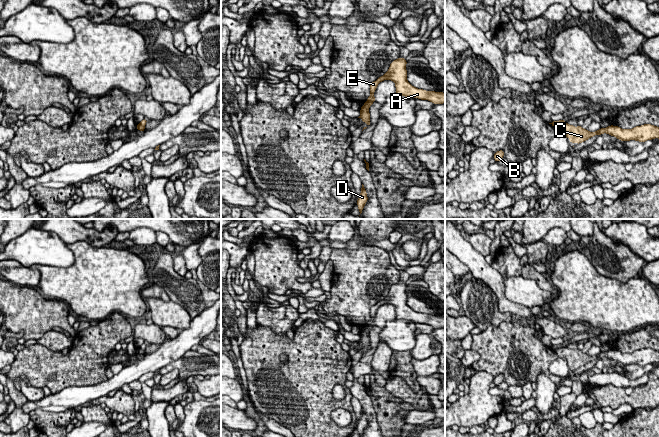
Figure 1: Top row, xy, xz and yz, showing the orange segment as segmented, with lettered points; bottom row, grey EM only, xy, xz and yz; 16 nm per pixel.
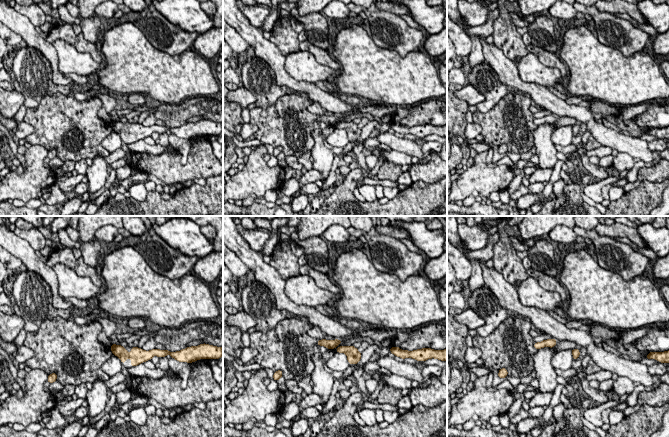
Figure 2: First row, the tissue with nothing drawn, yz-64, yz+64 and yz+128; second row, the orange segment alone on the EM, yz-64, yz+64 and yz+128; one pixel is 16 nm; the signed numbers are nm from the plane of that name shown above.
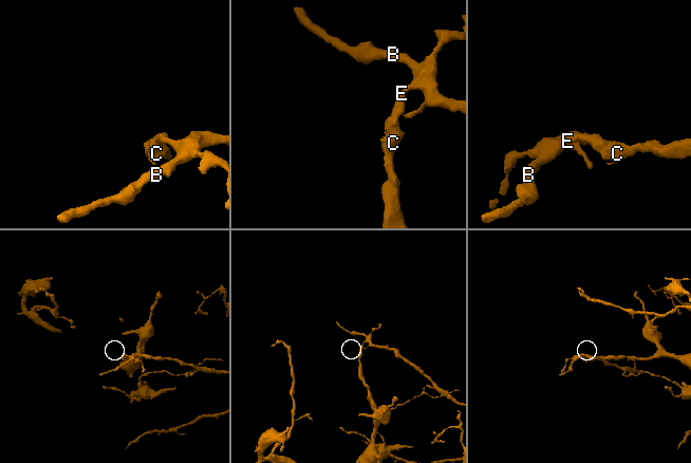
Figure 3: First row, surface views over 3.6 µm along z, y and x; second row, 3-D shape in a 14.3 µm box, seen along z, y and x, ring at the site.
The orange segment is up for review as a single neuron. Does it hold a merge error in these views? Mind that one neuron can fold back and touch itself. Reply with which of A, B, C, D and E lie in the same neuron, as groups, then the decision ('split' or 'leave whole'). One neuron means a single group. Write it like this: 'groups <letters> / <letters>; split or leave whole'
groups A B E / C D; split

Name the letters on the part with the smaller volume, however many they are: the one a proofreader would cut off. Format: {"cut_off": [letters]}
{"cut_off": ["A", "B", "E"]}

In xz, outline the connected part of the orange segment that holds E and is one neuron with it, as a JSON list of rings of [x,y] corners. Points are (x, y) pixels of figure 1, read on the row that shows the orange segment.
[[[399,57],[398,59],[391,62],[388,71],[376,81],[370,84],[370,93],[364,106],[369,111],[369,107],[375,102],[374,92],[377,85],[384,80],[391,80],[395,83],[396,95],[405,97],[414,97],[421,100],[431,101],[433,104],[443,104],[445,103],[445,93],[426,91],[423,89],[418,89],[412,86],[407,81],[407,61],[404,58]]]

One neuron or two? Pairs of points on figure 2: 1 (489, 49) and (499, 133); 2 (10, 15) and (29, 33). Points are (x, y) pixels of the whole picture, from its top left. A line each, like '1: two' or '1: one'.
1: two
2: one

